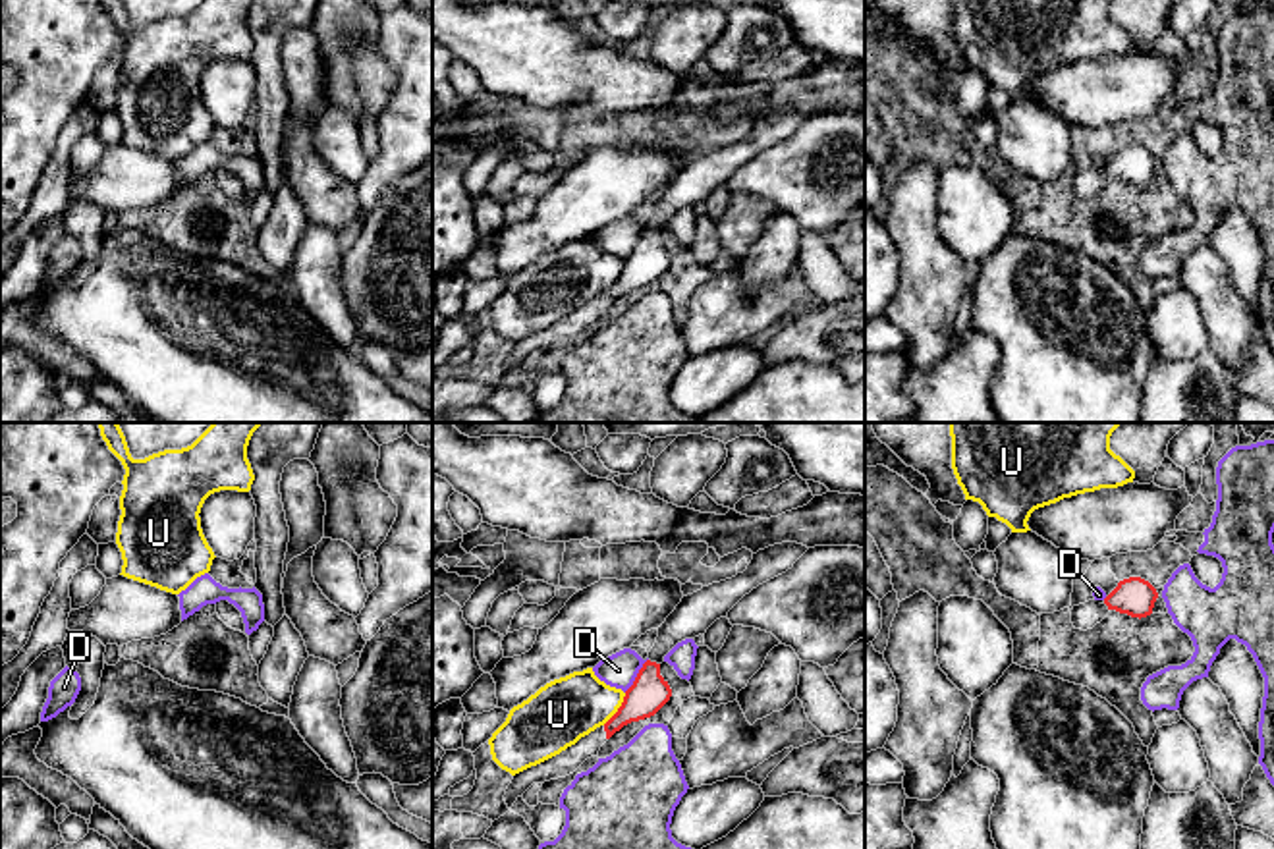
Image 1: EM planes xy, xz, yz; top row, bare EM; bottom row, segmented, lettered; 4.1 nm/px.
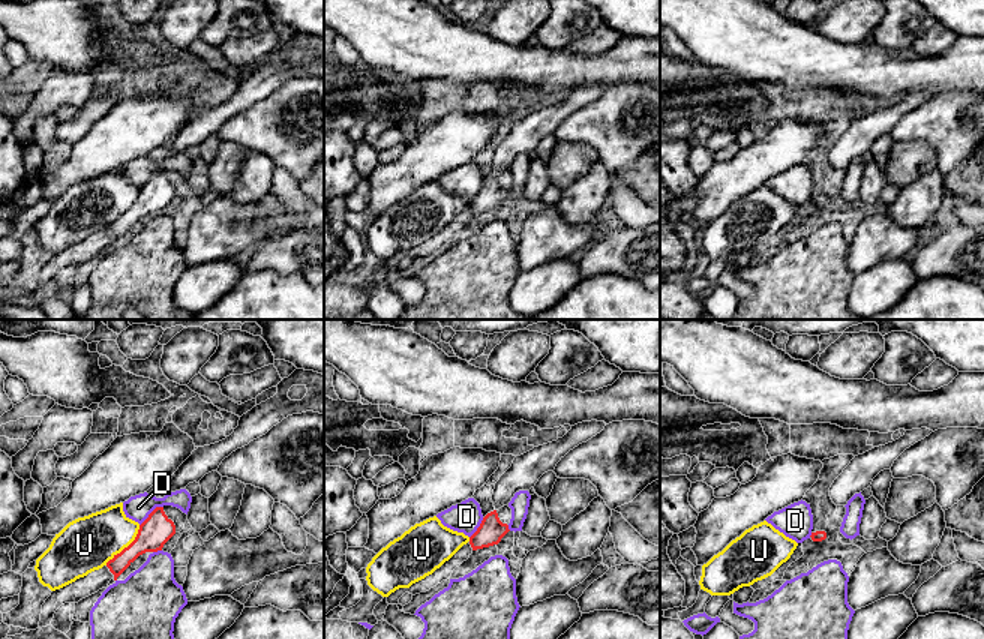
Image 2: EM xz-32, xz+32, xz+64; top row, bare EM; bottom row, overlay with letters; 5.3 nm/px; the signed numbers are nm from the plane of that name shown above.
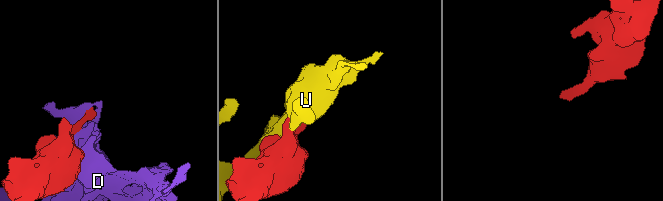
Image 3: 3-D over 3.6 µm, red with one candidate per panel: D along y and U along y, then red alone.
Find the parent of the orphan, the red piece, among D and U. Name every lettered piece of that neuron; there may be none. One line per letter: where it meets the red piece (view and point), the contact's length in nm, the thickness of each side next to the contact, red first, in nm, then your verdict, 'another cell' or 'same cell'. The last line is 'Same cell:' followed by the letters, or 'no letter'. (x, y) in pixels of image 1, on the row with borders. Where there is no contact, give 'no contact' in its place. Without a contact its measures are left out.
D: contact xz (637, 676); length 170 nm; calibres 160 and 140 nm; another cell
U: contact xz (618, 709); length 170 nm; calibres 160 and 280 nm; another cell
Same cell: no letter

